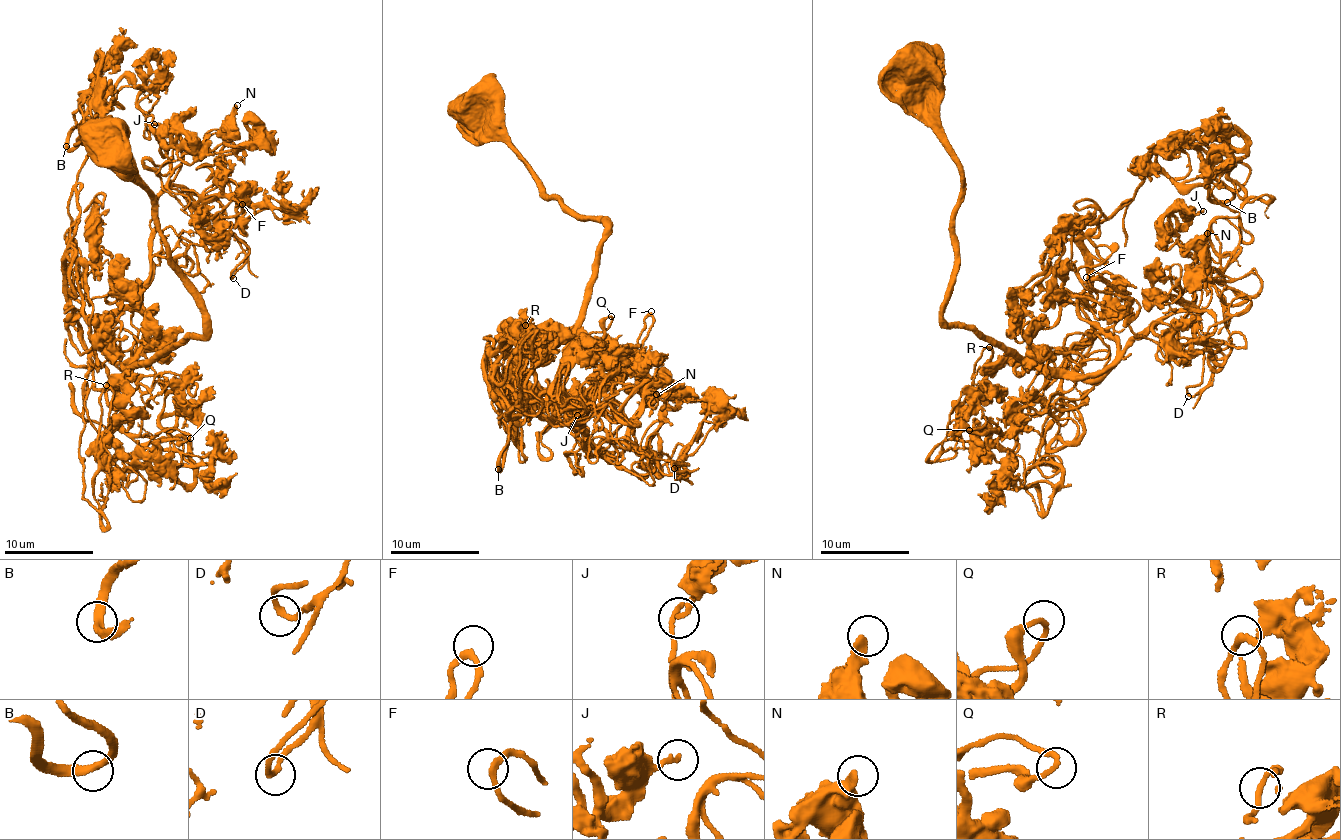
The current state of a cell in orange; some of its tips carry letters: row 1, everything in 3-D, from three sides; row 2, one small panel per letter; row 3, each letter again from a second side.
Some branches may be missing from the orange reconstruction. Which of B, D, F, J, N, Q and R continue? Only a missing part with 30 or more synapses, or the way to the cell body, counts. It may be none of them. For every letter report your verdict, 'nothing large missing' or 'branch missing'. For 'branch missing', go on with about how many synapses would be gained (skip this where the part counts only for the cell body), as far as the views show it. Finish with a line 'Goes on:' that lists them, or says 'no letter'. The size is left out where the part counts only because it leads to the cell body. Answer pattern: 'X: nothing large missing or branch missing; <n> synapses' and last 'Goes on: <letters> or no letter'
B: nothing large missing
D: nothing large missing
F: nothing large missing
J: nothing large missing
N: nothing large missing
Q: nothing large missing
R: nothing large missing
Goes on: no letter

